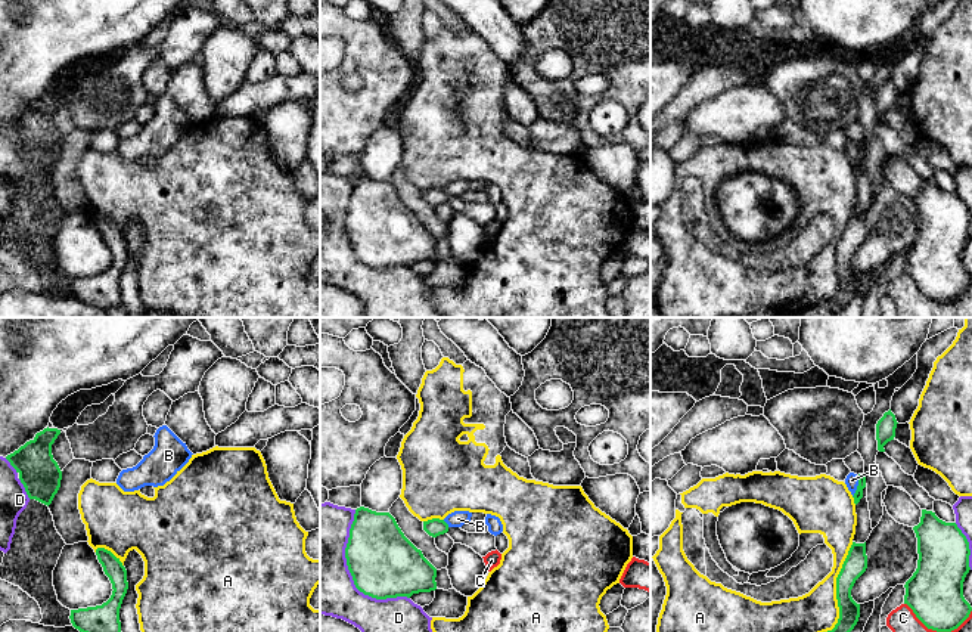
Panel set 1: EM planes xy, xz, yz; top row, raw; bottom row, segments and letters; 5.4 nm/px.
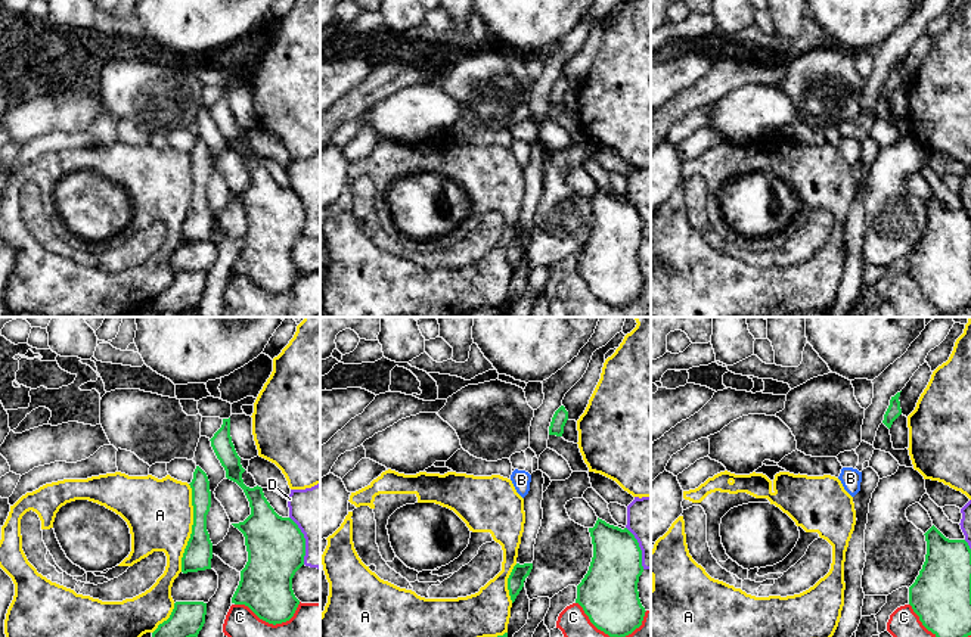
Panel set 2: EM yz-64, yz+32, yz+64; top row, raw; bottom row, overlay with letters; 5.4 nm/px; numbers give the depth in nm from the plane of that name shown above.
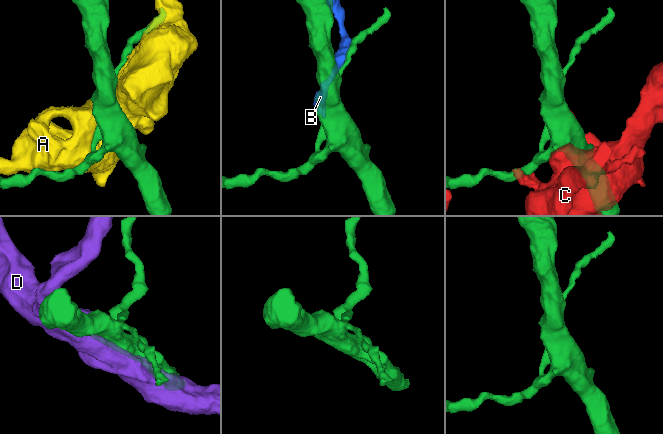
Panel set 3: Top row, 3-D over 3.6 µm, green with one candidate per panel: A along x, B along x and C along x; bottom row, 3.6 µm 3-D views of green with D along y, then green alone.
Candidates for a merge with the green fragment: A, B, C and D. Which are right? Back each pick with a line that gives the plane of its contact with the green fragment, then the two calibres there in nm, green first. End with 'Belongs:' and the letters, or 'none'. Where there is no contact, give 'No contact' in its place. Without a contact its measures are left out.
Belongs: none

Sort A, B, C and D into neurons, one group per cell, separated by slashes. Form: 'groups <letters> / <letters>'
groups A / B / C / D

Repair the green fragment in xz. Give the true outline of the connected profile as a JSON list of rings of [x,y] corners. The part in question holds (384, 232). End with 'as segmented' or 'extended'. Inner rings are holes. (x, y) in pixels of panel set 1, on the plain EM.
[[[364,176],[355,179],[345,227],[355,257],[372,267],[410,267],[413,263],[437,258],[437,238],[404,205],[389,182],[376,182]]]; as segmented

